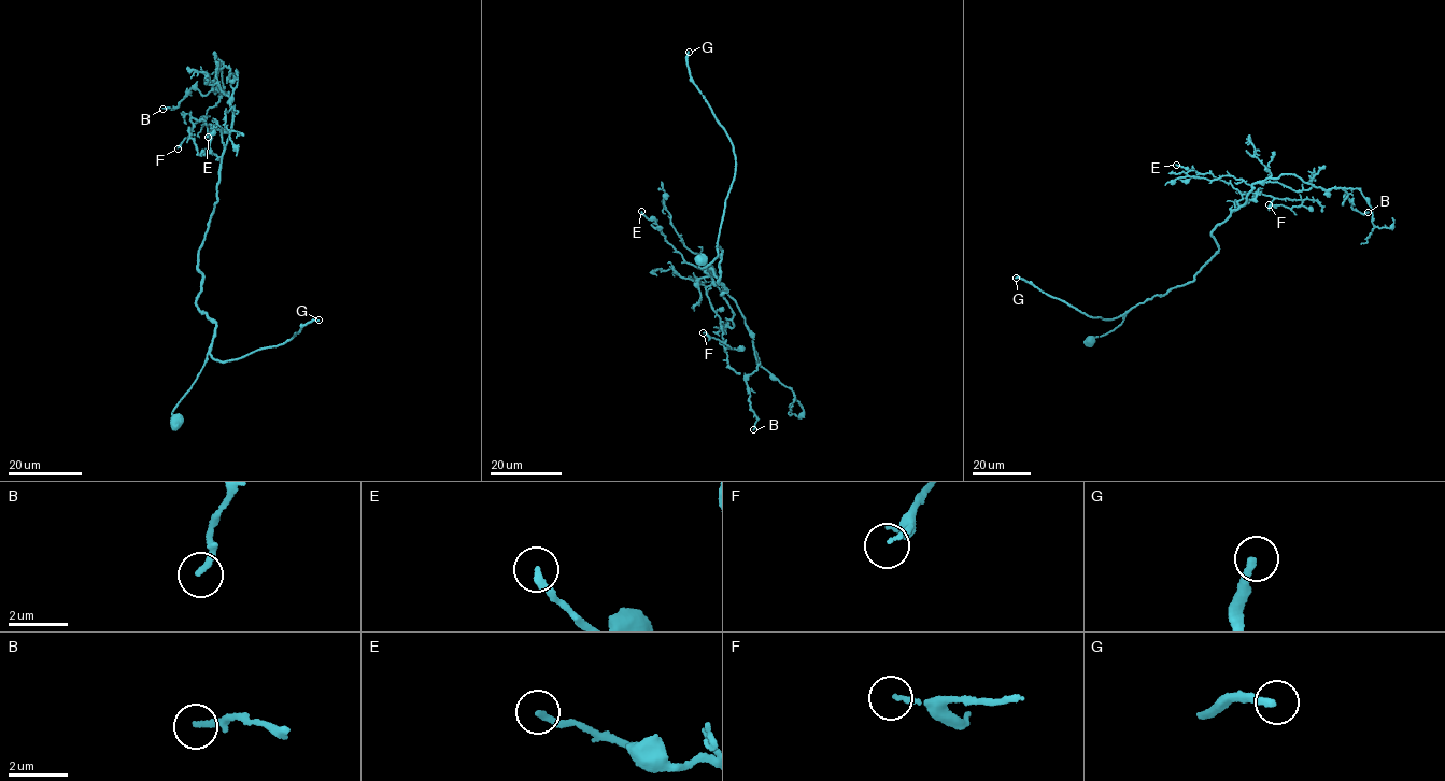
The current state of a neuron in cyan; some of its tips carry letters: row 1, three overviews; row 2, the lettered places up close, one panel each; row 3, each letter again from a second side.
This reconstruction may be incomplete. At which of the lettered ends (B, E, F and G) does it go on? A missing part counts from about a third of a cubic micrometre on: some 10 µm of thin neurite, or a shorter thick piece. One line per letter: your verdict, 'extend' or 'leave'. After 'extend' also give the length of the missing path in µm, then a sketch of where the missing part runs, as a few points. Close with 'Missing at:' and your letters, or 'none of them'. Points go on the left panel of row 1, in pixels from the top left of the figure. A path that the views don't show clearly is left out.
B: leave
E: leave
F: leave
G: extend; about 110 µm are missing
Missing at: G

